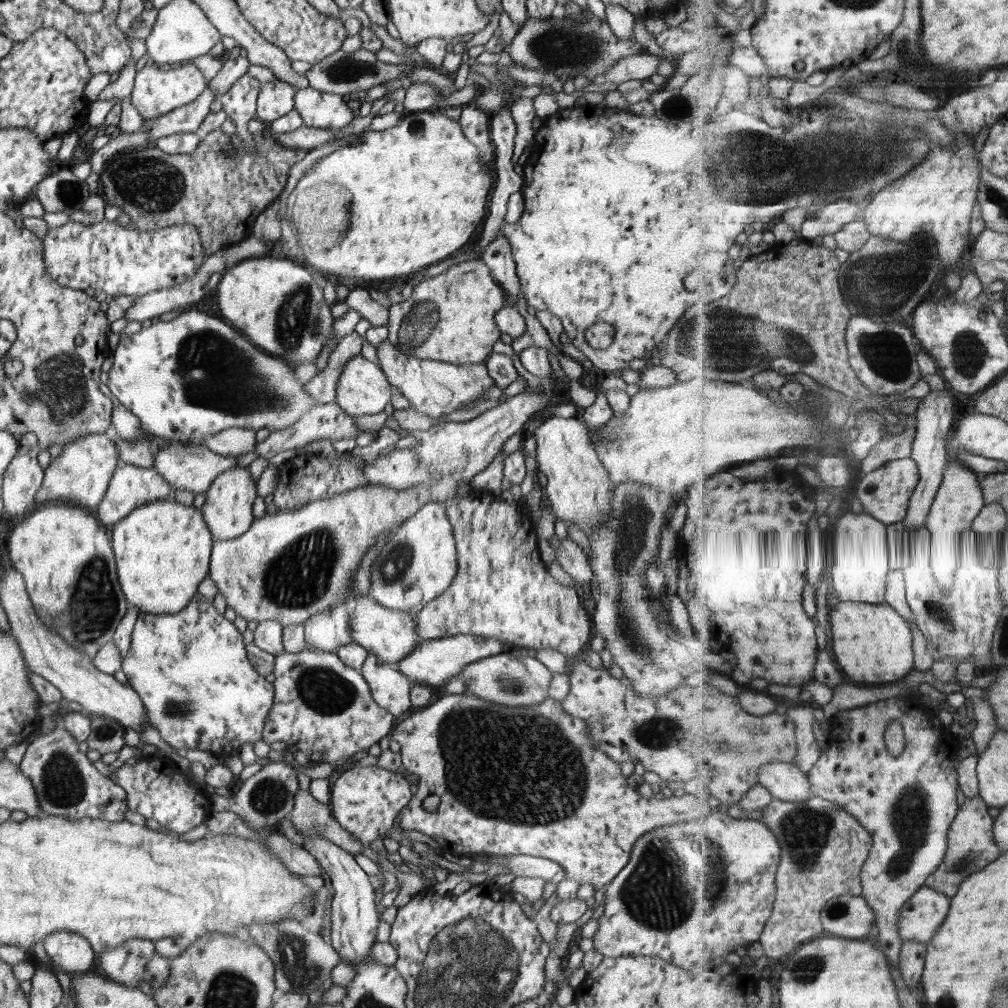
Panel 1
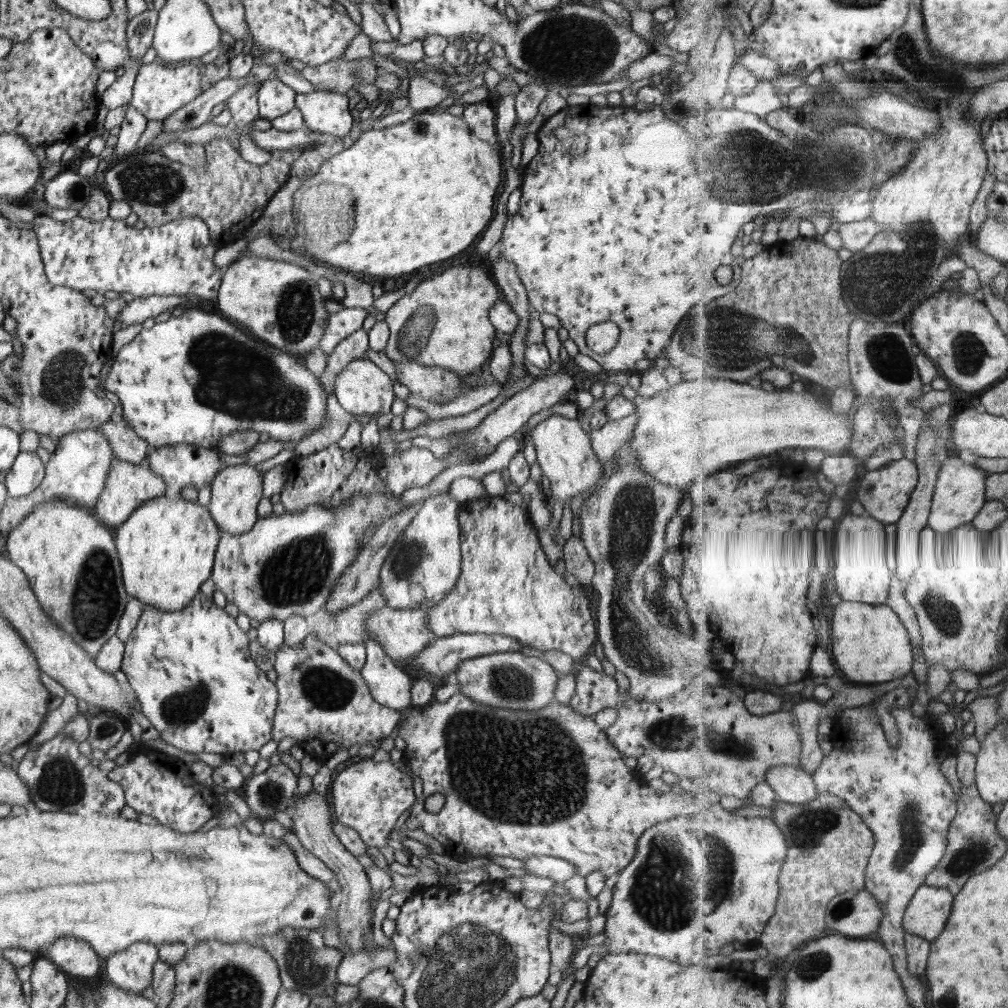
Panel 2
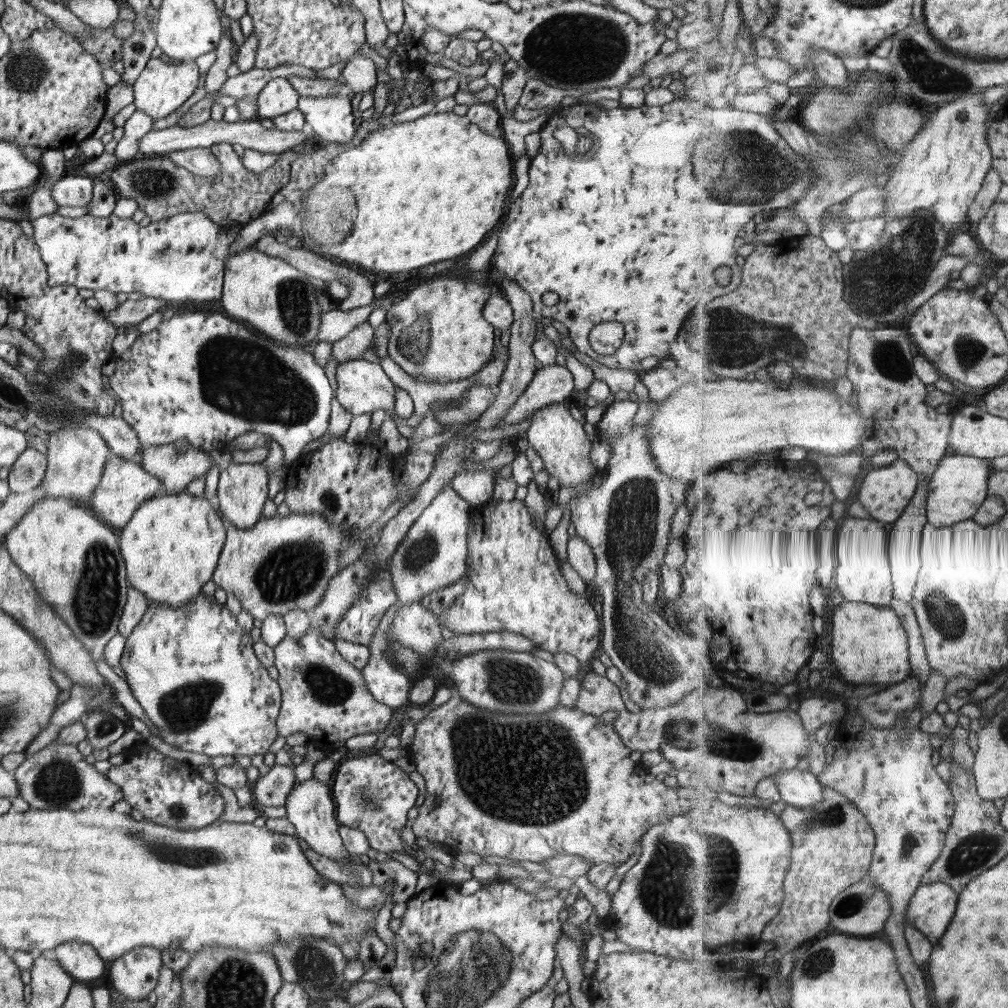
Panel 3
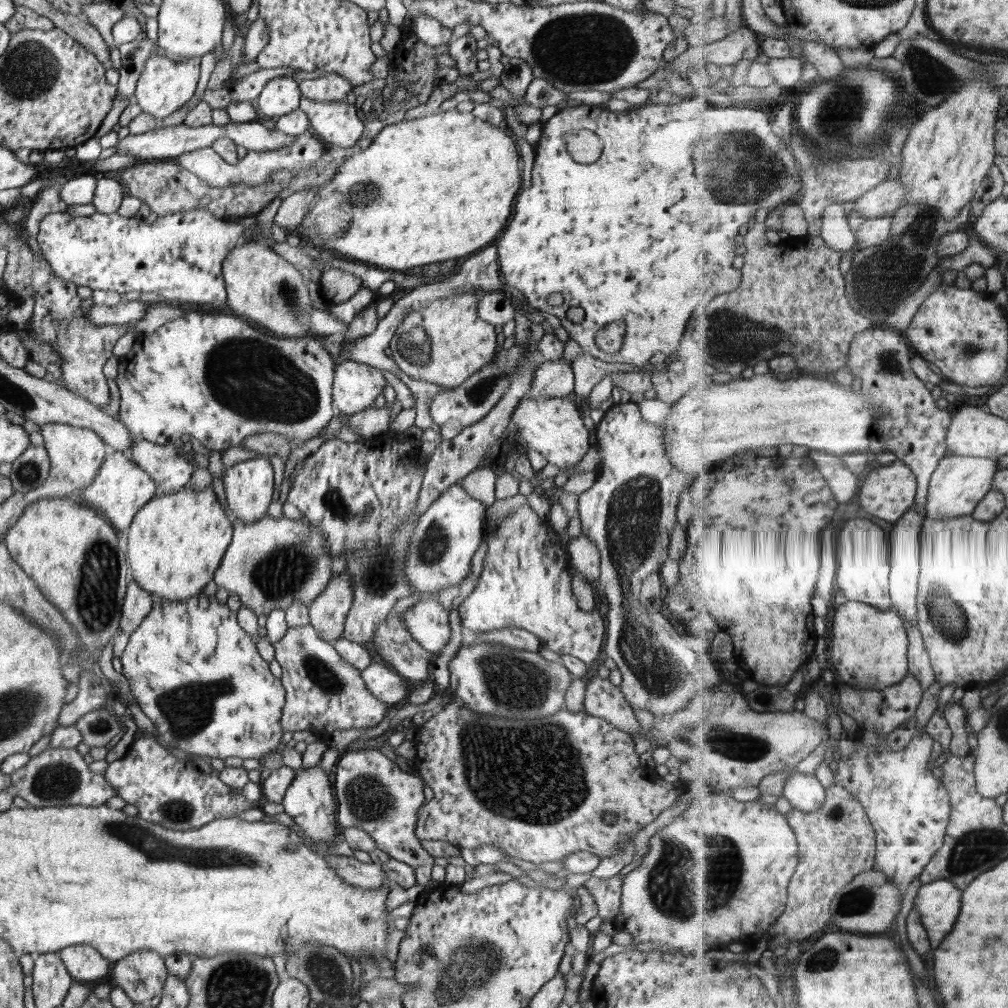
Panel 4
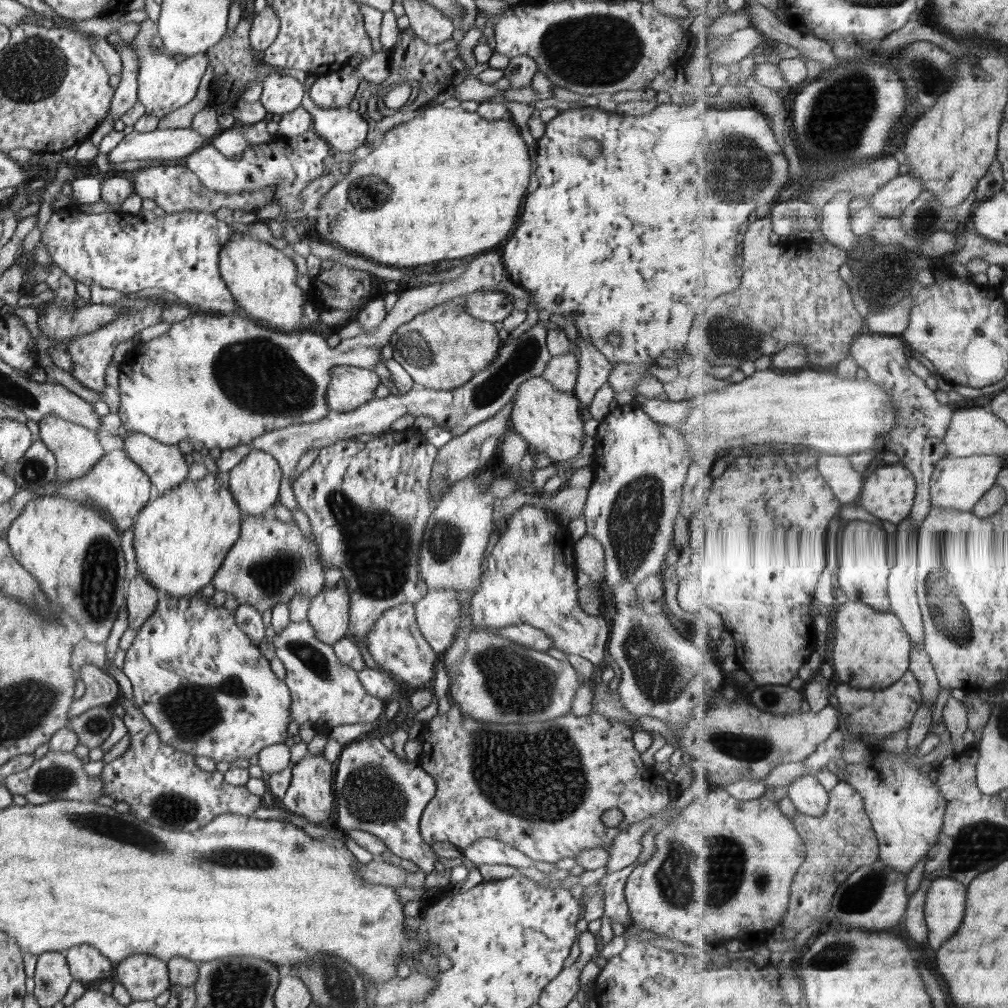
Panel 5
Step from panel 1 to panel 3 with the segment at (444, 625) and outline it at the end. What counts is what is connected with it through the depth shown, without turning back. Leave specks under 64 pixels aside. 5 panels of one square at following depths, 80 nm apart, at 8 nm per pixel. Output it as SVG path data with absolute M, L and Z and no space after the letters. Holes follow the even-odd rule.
M521 495L511 501L498 501L491 499L486 504L479 504L471 508L473 514L471 514L471 527L469 528L469 553L466 558L466 569L472 569L470 573L470 581L466 585L466 591L460 595L451 605L444 611L444 615L441 618L441 625L447 635L451 634L474 634L474 633L487 633L494 631L510 631L517 632L526 638L533 640L536 647L544 648L552 653L564 652L575 656L581 663L588 662L597 657L598 651L601 646L601 621L598 620L598 614L594 611L594 608L588 602L585 596L580 594L574 594L570 587L567 585L562 571L560 568L560 560L557 558L550 538L547 535L542 534L536 524L532 522L532 517L528 513L528 507L524 505Z

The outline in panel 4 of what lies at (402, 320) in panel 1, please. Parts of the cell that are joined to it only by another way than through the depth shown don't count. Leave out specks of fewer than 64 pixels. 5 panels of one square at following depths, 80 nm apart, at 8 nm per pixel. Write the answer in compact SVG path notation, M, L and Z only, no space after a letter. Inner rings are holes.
M481 292L458 293L408 313L389 344L399 370L414 380L453 389L491 364L497 355L496 332L492 324L478 317L480 298Z

